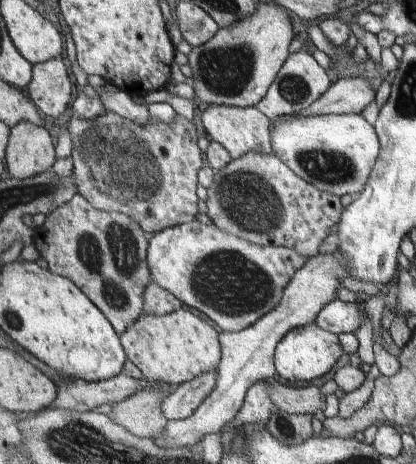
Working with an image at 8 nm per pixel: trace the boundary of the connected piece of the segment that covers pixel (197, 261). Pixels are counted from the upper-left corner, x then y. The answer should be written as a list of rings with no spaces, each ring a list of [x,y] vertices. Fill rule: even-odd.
[[[196,219],[166,228],[149,239],[148,265],[152,270],[152,280],[176,294],[184,304],[203,312],[223,331],[241,332],[275,310],[281,304],[286,286],[289,286],[297,271],[309,260],[308,256],[295,249],[261,246],[228,233],[213,222],[211,225],[203,224]]]

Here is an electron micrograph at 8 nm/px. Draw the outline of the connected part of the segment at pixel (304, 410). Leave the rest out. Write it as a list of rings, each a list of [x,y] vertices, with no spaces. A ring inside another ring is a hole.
[[[272,382],[270,395],[275,400],[276,409],[298,415],[312,415],[325,408],[324,396],[319,387],[314,385],[295,388]]]

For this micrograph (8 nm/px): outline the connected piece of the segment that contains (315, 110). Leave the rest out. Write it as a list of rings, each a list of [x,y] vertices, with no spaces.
[[[364,76],[341,78],[317,102],[297,115],[361,114],[375,100],[375,92],[372,82]]]

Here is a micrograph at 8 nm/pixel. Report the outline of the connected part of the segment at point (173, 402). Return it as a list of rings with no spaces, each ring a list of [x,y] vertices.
[[[218,371],[203,373],[192,381],[176,386],[163,401],[164,415],[171,419],[189,418],[217,386]]]

